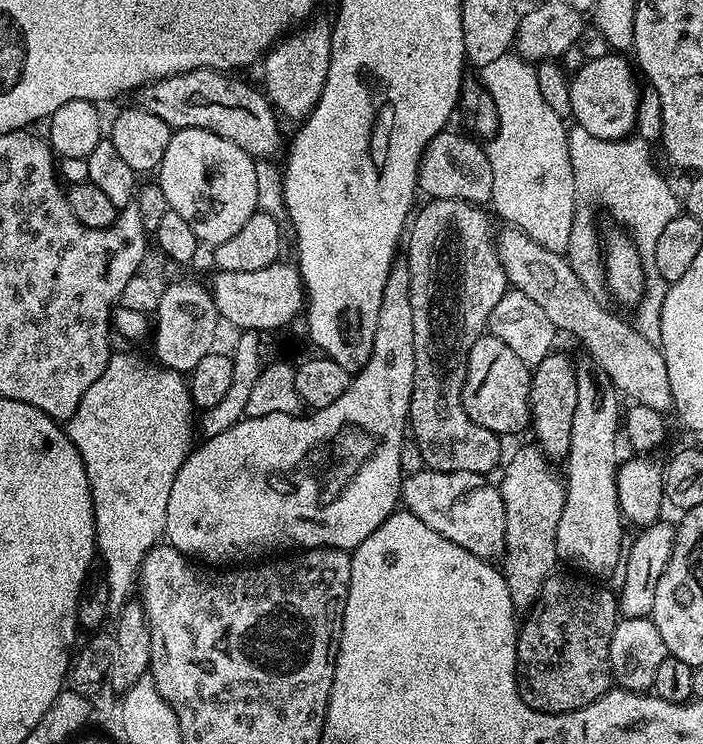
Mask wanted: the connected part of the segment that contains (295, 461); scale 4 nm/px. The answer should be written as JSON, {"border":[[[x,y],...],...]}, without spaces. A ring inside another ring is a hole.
{"border":[[[397,262],[392,266],[390,278],[386,278],[386,290],[382,294],[382,307],[378,310],[378,326],[374,329],[374,346],[370,350],[370,358],[366,366],[355,373],[342,398],[333,402],[331,406],[317,408],[311,413],[312,417],[305,414],[266,414],[265,416],[248,416],[239,420],[230,430],[222,430],[222,434],[209,437],[204,443],[197,443],[189,451],[188,456],[182,462],[178,474],[174,478],[174,486],[170,486],[170,502],[166,502],[166,526],[164,536],[167,543],[173,544],[183,556],[189,557],[197,562],[203,562],[208,566],[236,566],[247,556],[260,556],[256,558],[268,558],[279,548],[292,548],[296,550],[307,550],[309,548],[343,548],[354,550],[386,518],[397,511],[401,503],[400,486],[402,483],[402,448],[406,439],[406,433],[410,428],[408,411],[412,401],[414,390],[414,309],[410,306],[410,270],[407,263]]]}

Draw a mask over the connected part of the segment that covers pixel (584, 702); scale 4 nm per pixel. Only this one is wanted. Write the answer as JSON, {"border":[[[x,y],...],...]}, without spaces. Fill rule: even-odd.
{"border":[[[557,571],[555,574],[550,575],[546,578],[546,582],[542,586],[542,590],[538,594],[538,598],[532,604],[531,608],[527,609],[525,618],[523,617],[522,623],[518,628],[518,635],[516,637],[516,685],[518,686],[518,690],[520,691],[520,697],[522,698],[522,702],[526,702],[526,706],[530,706],[531,708],[538,708],[542,712],[573,712],[576,708],[585,708],[586,706],[590,706],[598,697],[604,696],[607,694],[609,688],[613,687],[614,681],[612,679],[612,667],[610,666],[610,638],[614,634],[614,630],[616,629],[616,625],[618,623],[618,596],[617,593],[611,590],[609,587],[605,586],[600,582],[593,582],[591,579],[585,578],[580,574],[571,574],[572,576],[567,576],[566,573]]]}

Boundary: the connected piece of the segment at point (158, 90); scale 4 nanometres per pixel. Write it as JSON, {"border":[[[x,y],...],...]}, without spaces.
{"border":[[[215,68],[190,70],[177,76],[167,76],[161,80],[155,80],[153,84],[145,84],[135,93],[134,99],[139,107],[154,114],[154,118],[162,118],[162,122],[166,122],[174,130],[177,128],[210,130],[214,134],[226,138],[226,142],[234,142],[234,146],[246,150],[246,154],[250,157],[275,157],[275,152],[280,148],[280,128],[276,125],[278,113],[272,107],[272,101],[257,85],[256,89],[254,85],[247,84],[246,81],[239,80],[236,76],[239,75],[229,74],[227,71]]]}

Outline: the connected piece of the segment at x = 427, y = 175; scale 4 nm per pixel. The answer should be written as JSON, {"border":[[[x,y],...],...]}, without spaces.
{"border":[[[452,131],[440,132],[427,144],[420,159],[417,189],[431,199],[464,200],[485,205],[491,201],[494,186],[487,149],[477,139]]]}

